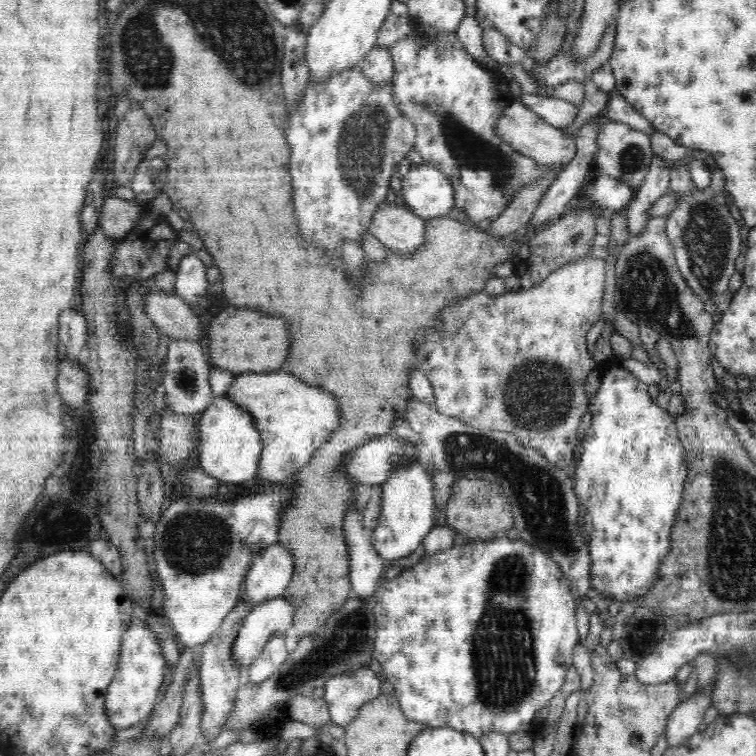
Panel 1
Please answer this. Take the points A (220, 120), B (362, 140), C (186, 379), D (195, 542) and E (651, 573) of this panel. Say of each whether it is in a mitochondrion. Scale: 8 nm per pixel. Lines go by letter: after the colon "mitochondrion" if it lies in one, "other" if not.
A: other
B: mitochondrion
C: mitochondrion
D: mitochondrion
E: other

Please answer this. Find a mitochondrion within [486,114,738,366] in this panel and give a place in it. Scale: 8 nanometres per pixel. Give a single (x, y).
(648, 293)

